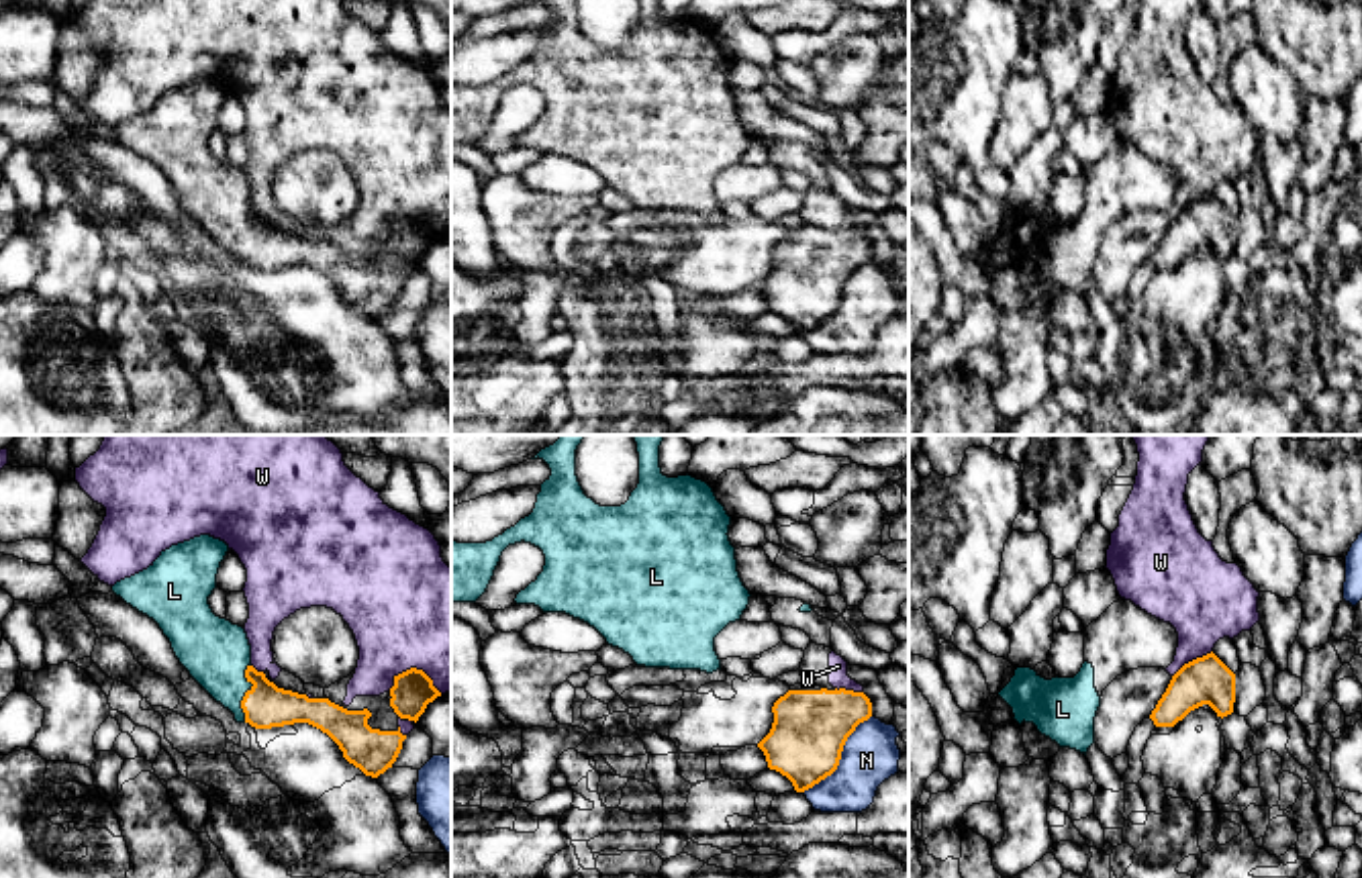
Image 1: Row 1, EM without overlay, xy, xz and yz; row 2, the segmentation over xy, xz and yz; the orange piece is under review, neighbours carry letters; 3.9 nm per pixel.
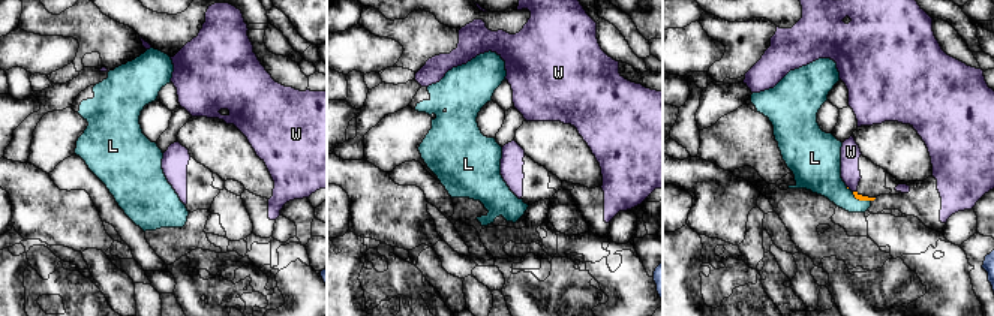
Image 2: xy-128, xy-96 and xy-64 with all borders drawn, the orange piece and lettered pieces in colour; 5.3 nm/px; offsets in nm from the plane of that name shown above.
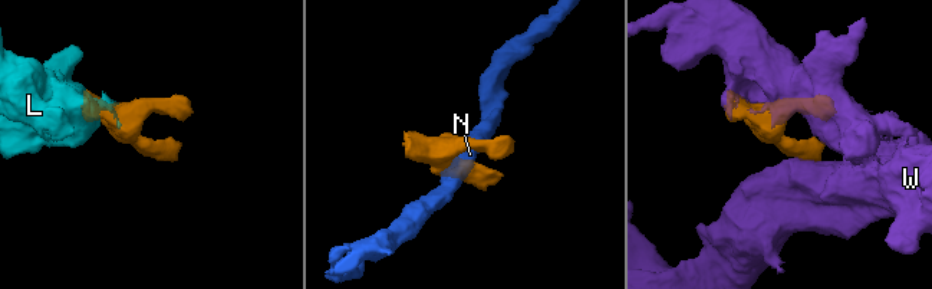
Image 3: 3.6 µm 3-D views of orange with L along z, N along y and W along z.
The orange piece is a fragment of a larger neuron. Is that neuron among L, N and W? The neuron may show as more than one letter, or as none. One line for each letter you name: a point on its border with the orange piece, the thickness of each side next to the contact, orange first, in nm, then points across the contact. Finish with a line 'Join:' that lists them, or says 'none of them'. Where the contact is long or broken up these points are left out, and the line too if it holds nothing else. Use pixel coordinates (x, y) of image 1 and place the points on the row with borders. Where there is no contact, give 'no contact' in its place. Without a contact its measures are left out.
L: meets orange in xy at (246, 693); 170 nm thick on the orange side, 260 nm on the other; runs through xy (266, 705), (246, 693), (225, 672), (215, 652)
Join: L

